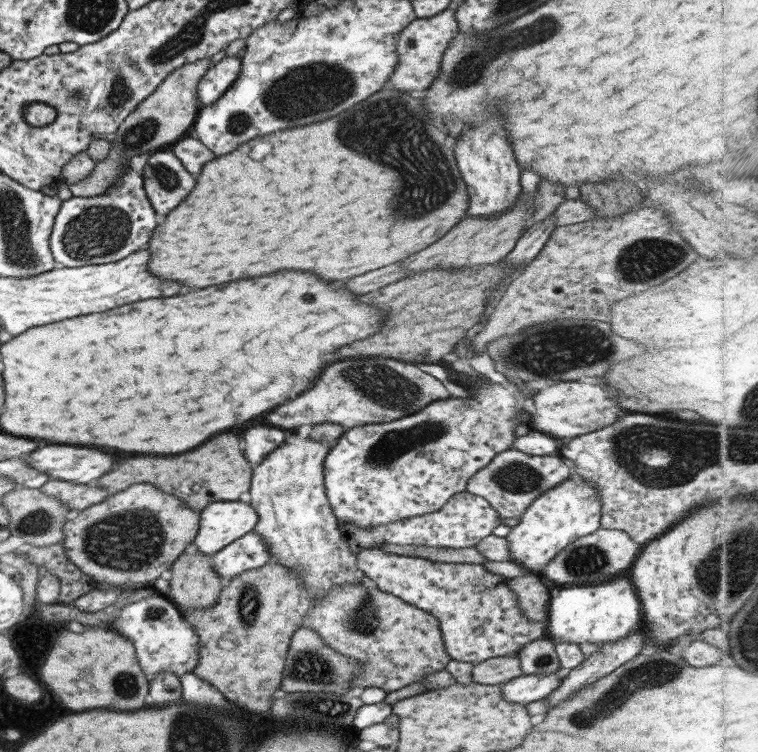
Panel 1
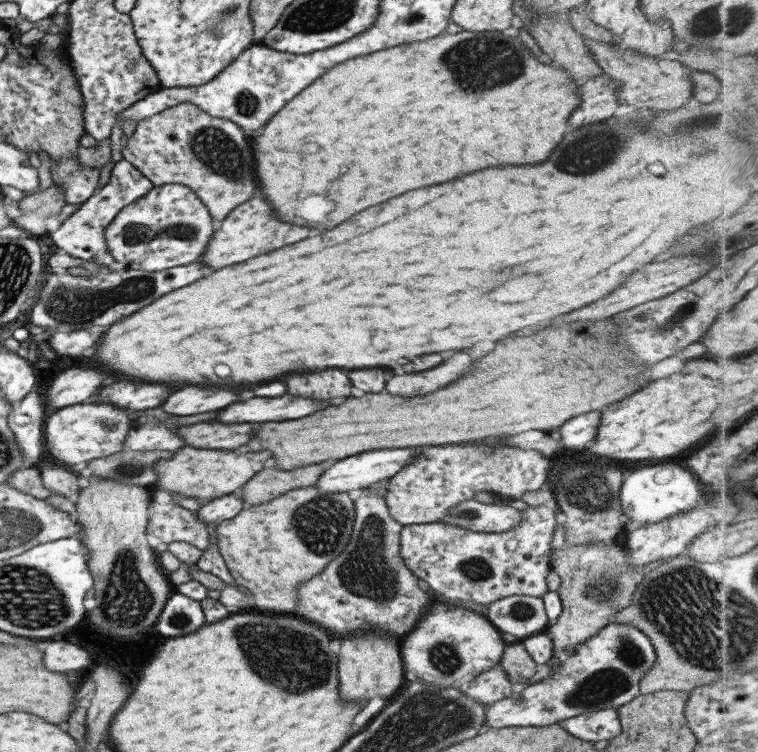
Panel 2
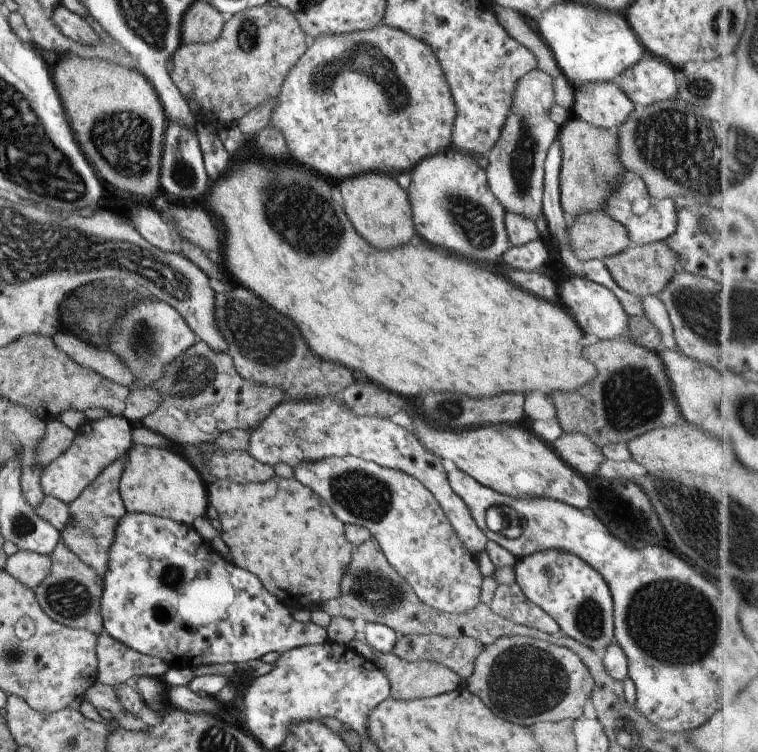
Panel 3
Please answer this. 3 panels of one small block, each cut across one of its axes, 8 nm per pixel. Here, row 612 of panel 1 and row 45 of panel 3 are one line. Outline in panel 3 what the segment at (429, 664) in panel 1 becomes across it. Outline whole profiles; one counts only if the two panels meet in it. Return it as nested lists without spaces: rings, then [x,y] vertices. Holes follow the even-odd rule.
[[[383,22],[369,30],[315,38],[310,46],[306,46],[303,54],[287,73],[285,80],[280,86],[277,100],[278,102],[272,110],[270,120],[267,123],[267,131],[273,128],[281,131],[286,142],[286,148],[292,158],[296,162],[301,162],[303,166],[313,170],[313,172],[323,176],[323,178],[327,177],[330,180],[339,180],[341,182],[344,178],[373,171],[396,175],[401,171],[409,171],[423,158],[435,153],[441,153],[451,147],[451,127],[456,117],[456,106],[437,57],[427,43],[413,38],[402,30],[387,26]]]

